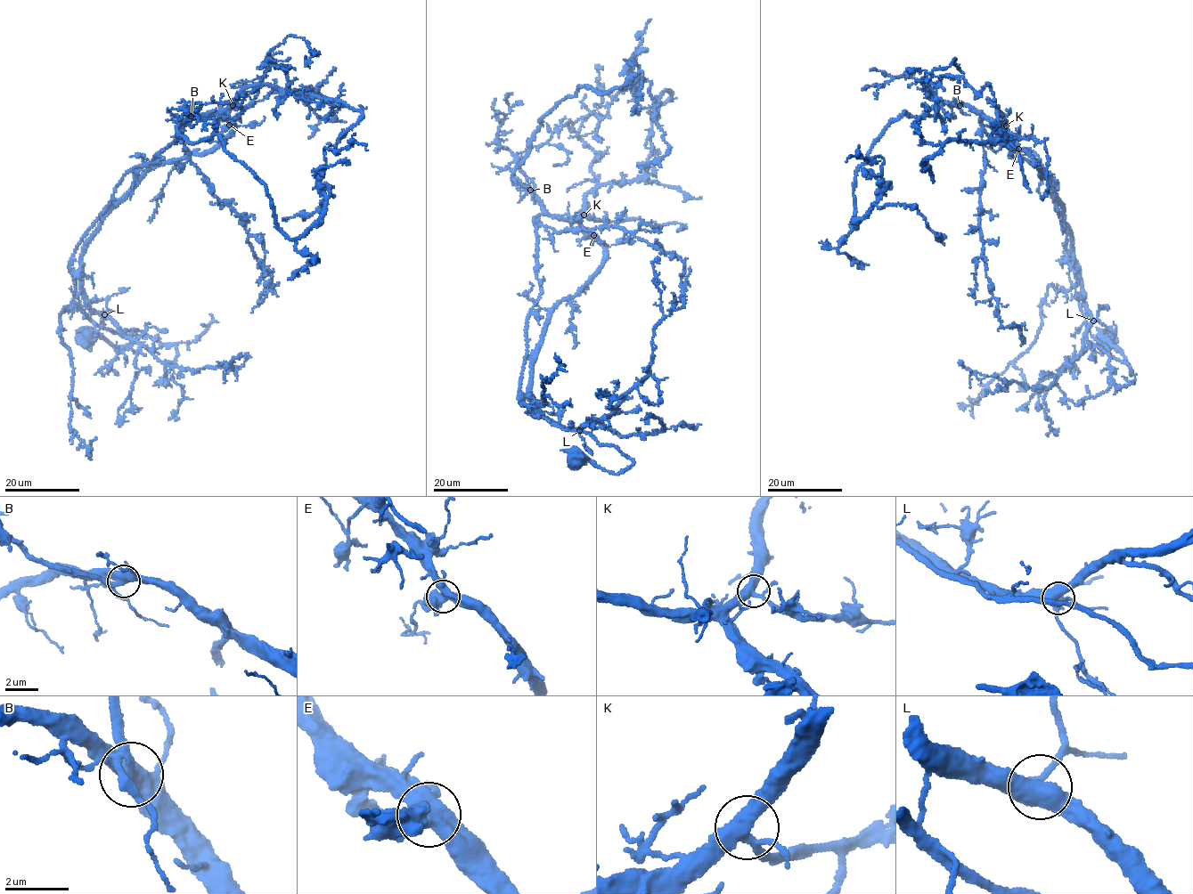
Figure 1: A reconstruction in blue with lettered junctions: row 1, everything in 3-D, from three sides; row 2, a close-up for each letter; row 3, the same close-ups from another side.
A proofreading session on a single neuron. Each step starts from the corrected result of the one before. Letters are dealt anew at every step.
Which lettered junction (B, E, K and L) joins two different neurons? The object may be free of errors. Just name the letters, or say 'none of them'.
none of them

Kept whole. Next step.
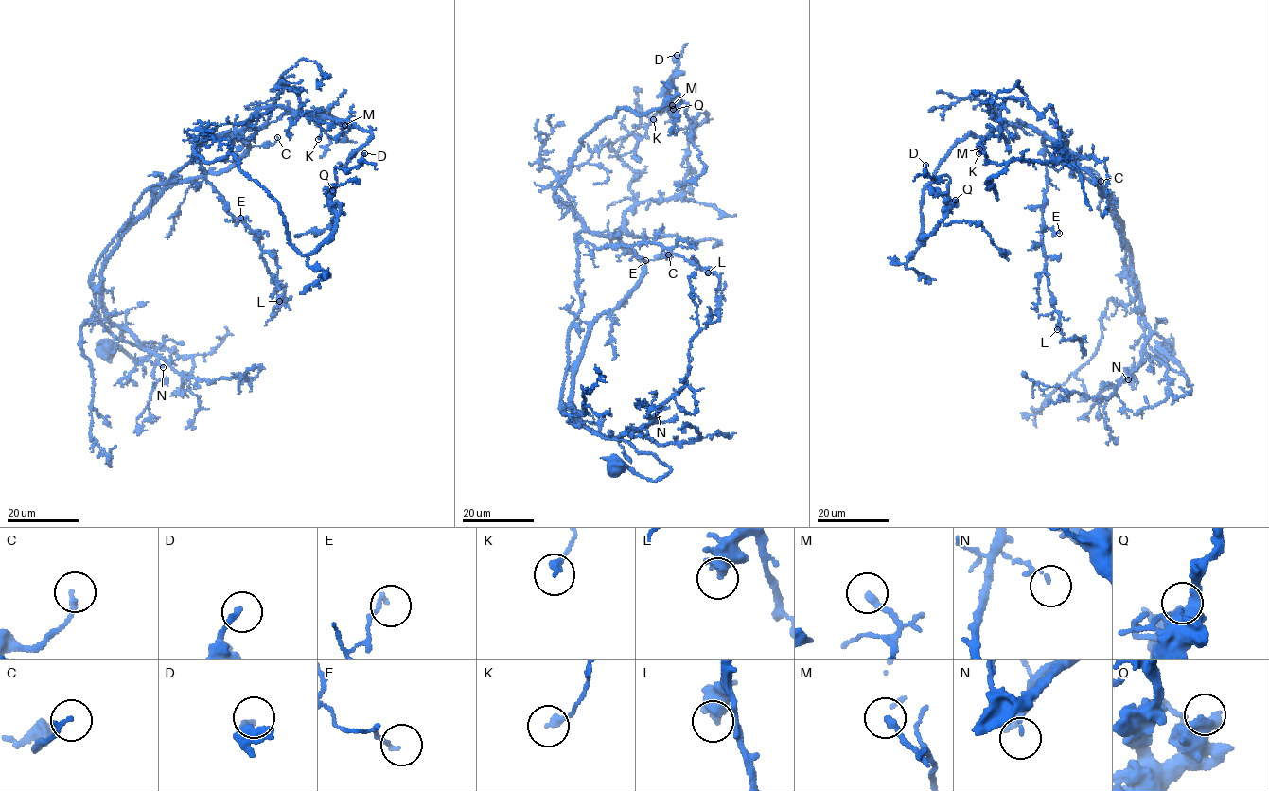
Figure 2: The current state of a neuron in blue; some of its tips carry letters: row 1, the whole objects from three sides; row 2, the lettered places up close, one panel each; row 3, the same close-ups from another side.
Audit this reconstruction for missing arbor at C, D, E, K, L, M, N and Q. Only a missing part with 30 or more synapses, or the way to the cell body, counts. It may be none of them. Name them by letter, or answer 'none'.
none

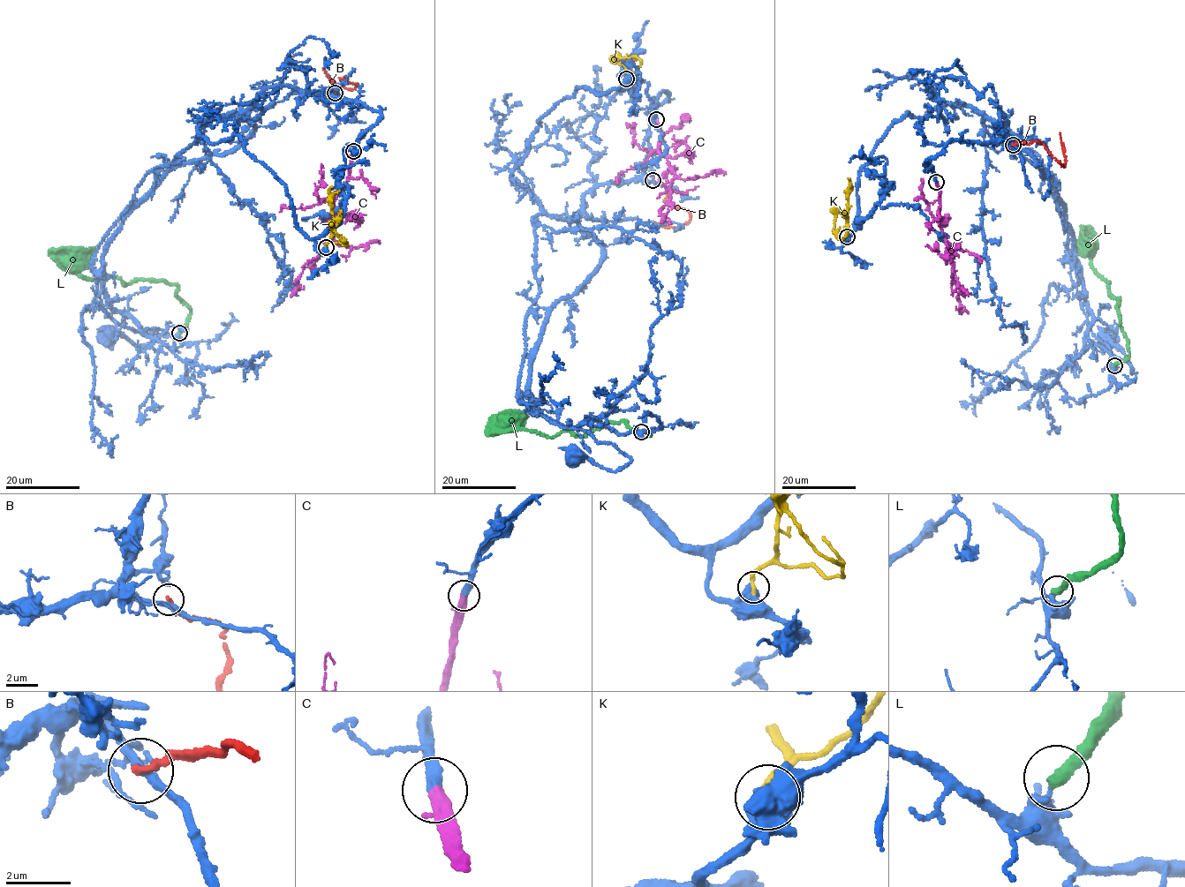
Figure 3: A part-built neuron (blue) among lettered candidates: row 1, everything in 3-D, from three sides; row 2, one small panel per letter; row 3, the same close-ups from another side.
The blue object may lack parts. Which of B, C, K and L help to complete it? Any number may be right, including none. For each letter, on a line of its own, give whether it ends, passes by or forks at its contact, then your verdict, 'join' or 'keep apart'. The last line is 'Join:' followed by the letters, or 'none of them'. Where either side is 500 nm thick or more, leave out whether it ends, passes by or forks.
B: it ends | keep apart
C: it ends | join
K: it ends | keep apart
L: it ends | keep apart
Join: C

